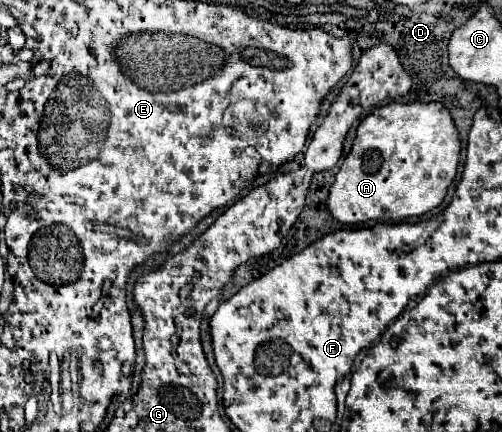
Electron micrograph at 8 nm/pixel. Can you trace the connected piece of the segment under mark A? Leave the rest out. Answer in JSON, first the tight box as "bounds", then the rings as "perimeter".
{"bounds":[326,102,460,224],"perimeter":[[[390,102],[372,110],[358,126],[350,154],[344,158],[326,206],[342,224],[368,220],[404,220],[438,208],[454,182],[460,138],[442,104]]]}

